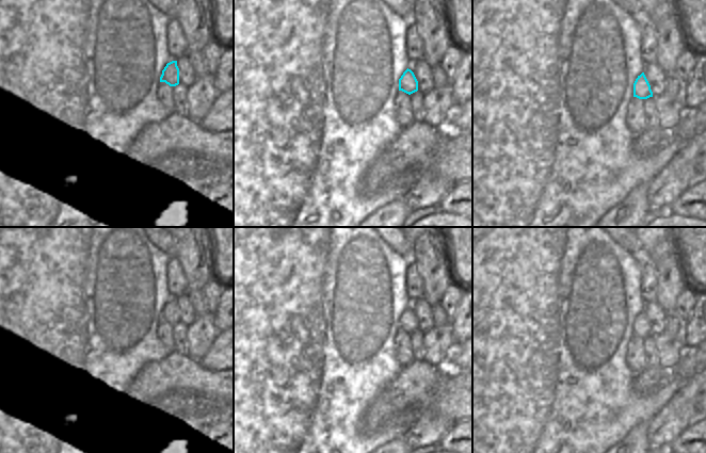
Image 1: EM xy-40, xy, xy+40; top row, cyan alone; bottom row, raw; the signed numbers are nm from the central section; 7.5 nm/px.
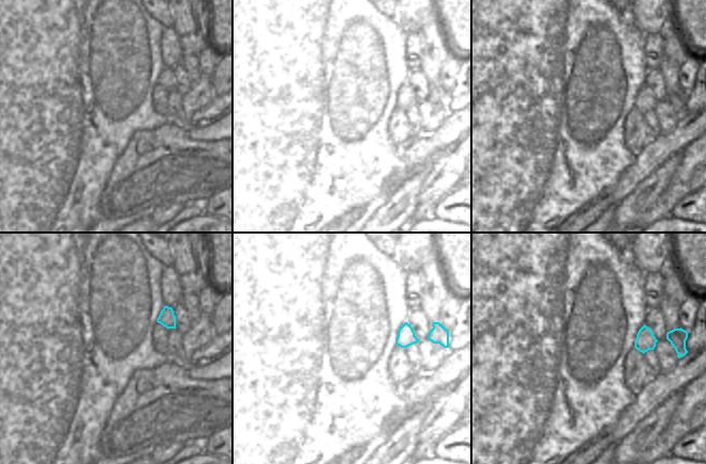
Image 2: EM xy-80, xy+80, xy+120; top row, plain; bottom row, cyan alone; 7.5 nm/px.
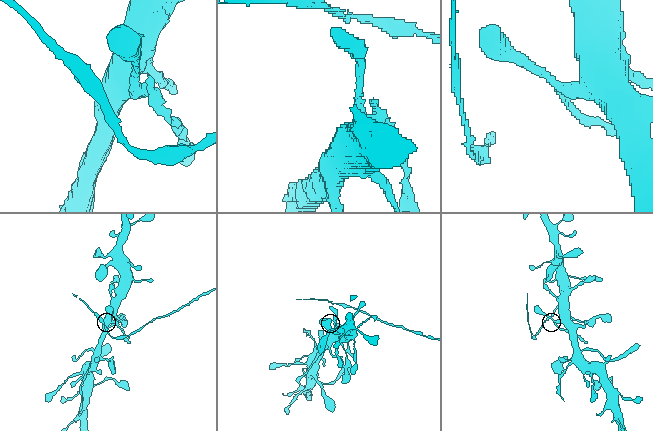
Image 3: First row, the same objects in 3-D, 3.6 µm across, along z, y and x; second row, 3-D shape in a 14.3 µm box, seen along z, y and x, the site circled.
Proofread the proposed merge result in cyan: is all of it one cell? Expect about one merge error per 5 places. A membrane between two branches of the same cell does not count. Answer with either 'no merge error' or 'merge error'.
no merge error

